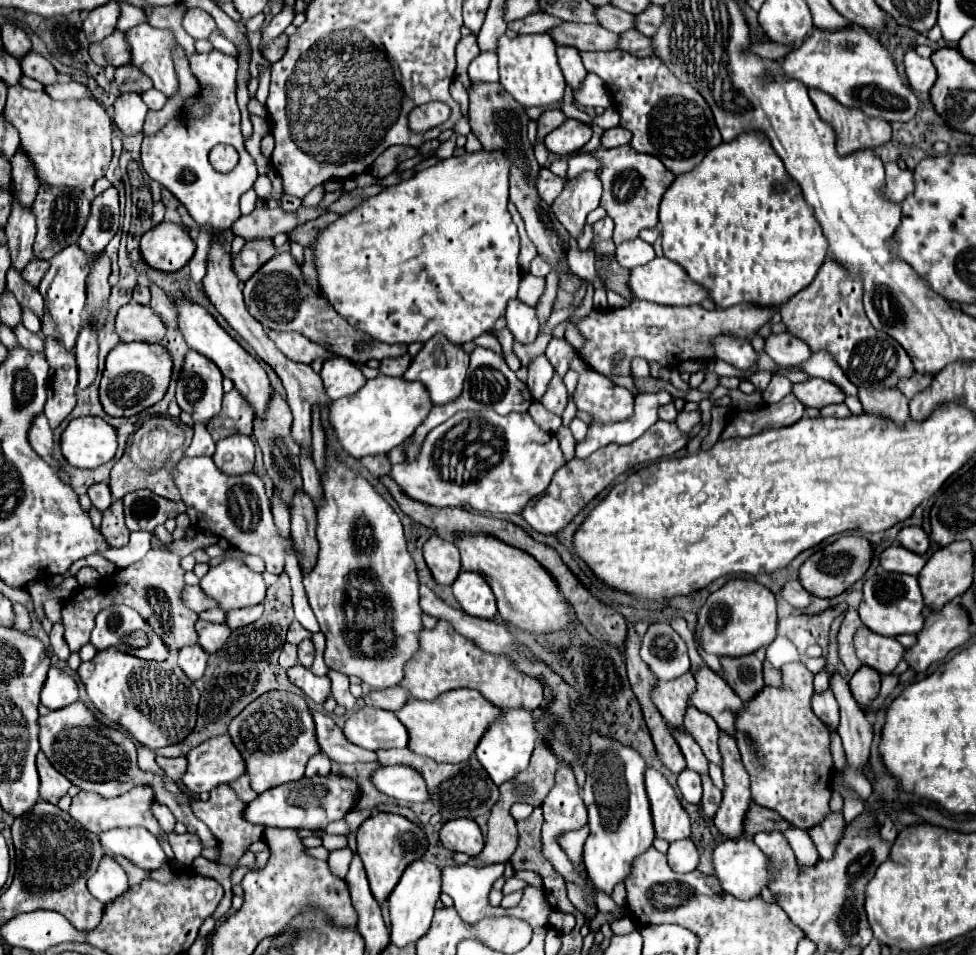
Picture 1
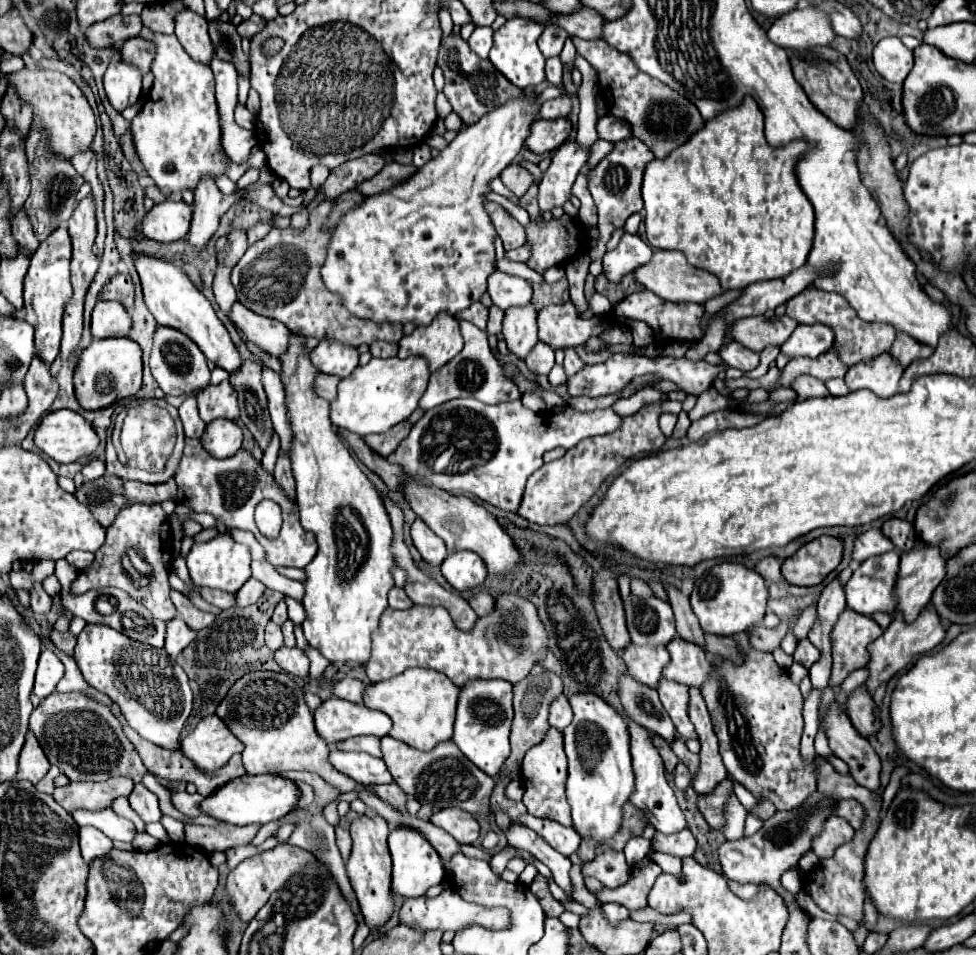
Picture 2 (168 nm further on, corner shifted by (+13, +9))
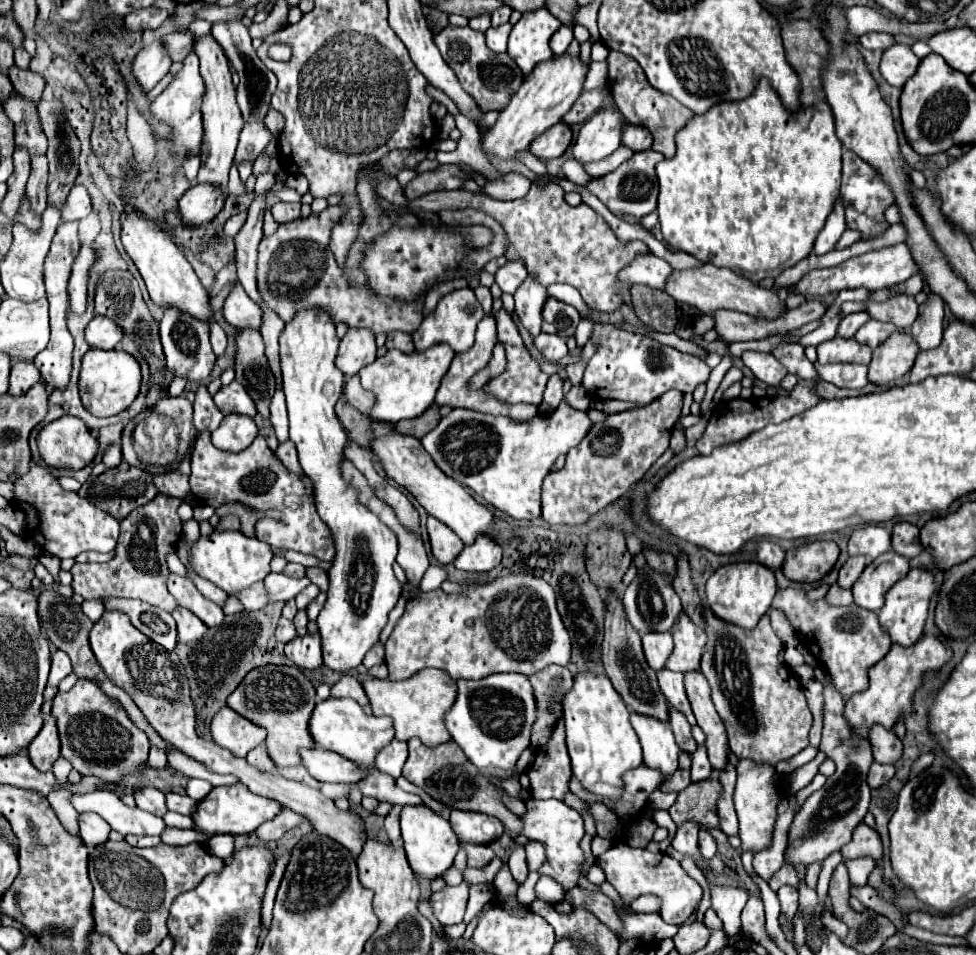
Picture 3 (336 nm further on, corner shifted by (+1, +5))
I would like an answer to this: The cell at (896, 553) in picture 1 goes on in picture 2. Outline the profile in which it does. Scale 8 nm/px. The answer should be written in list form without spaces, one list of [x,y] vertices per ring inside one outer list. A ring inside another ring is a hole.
[[[869,529],[863,535],[857,537],[855,547],[853,547],[853,561],[863,563],[869,557],[883,555],[887,551],[895,551],[895,545],[877,529]]]

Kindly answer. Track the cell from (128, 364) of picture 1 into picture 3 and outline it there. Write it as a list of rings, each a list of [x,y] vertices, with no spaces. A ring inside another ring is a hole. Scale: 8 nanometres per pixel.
[[[89,349],[81,359],[81,373],[79,373],[79,393],[83,407],[91,411],[95,417],[111,417],[119,411],[127,409],[139,393],[141,385],[141,371],[139,363],[125,351],[101,351]]]

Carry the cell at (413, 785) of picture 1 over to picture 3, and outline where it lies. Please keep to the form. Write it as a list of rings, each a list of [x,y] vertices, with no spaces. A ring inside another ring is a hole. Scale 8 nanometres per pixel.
[[[313,747],[313,749],[299,749],[299,755],[303,761],[303,767],[317,781],[355,783],[365,775],[359,767],[355,767],[355,763],[351,763],[349,759],[343,759],[339,753],[333,753],[333,751]]]

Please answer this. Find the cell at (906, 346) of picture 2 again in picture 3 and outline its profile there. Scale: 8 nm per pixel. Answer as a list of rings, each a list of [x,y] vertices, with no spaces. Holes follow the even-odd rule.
[[[929,293],[929,299],[919,305],[919,317],[911,327],[911,335],[919,349],[939,347],[943,337],[943,305],[945,301],[937,293]]]

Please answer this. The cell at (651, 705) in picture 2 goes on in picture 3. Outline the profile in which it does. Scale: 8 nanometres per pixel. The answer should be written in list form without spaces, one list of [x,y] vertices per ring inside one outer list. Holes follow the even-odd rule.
[[[611,587],[605,593],[607,593],[605,595],[605,613],[603,613],[605,635],[603,635],[603,643],[601,643],[601,661],[603,661],[605,673],[611,679],[617,693],[623,697],[625,705],[631,707],[631,711],[667,721],[669,703],[663,697],[663,693],[659,691],[655,671],[645,661],[645,655],[641,649],[641,635],[637,633],[637,629],[633,629],[633,625],[629,623],[629,619],[625,615],[623,601],[621,601],[621,589]]]

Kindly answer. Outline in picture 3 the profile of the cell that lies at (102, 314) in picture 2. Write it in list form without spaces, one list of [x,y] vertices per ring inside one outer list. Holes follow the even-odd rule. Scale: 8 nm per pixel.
[[[93,317],[85,327],[85,341],[93,349],[115,349],[121,337],[123,331],[119,331],[119,325],[107,317]]]

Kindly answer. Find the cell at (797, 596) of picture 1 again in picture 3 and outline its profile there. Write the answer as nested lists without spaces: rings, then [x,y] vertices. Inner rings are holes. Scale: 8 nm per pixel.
[[[763,539],[763,541],[757,543],[757,561],[763,563],[765,567],[769,567],[769,569],[775,571],[775,569],[781,567],[783,559],[785,559],[785,551],[777,543],[767,541],[767,539]]]

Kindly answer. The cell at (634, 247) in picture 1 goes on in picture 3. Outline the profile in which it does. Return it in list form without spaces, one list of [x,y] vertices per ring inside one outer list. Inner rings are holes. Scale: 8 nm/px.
[[[639,255],[639,257],[635,257],[635,261],[631,265],[627,265],[619,273],[619,279],[623,279],[623,293],[621,295],[623,295],[625,303],[631,307],[631,299],[629,299],[631,297],[629,295],[631,285],[643,283],[647,287],[665,291],[665,283],[671,277],[671,273],[673,273],[673,269],[665,259],[659,259],[655,255]]]

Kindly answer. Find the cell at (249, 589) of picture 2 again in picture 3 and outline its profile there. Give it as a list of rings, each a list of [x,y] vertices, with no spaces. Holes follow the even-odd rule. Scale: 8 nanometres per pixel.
[[[269,573],[265,577],[265,583],[267,583],[271,601],[289,601],[299,591],[303,591],[311,581],[309,581],[309,577],[293,579],[293,577],[287,577],[285,573]]]

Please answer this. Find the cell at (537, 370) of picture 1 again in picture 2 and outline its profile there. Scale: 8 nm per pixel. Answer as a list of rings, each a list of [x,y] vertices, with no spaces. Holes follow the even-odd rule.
[[[531,303],[527,307],[517,307],[511,311],[505,311],[503,319],[503,337],[507,341],[507,347],[513,355],[519,359],[525,359],[533,347],[537,345],[537,311]]]

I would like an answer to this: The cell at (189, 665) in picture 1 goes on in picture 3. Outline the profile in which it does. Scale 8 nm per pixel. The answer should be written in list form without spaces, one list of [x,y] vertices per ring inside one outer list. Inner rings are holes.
[[[175,607],[171,611],[171,615],[177,621],[177,633],[179,633],[179,641],[181,643],[191,643],[191,641],[201,639],[205,635],[207,625],[199,617],[195,617],[189,609]]]

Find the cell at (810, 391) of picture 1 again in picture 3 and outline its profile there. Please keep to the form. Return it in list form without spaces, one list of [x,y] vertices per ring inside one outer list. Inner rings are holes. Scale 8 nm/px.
[[[833,337],[817,345],[819,363],[863,363],[869,365],[871,361],[871,347],[857,343],[855,339]]]

